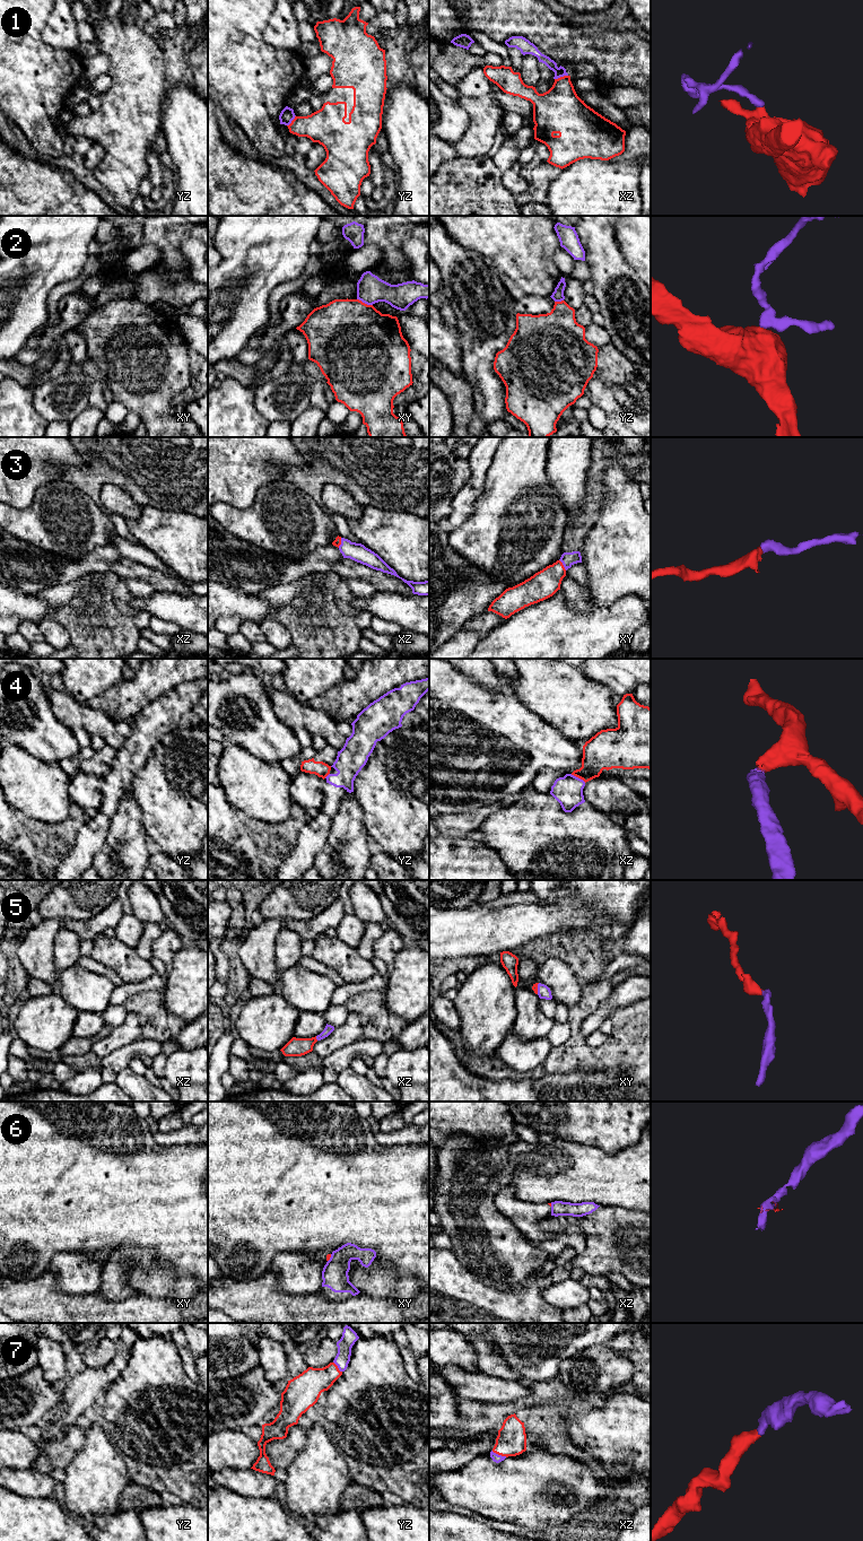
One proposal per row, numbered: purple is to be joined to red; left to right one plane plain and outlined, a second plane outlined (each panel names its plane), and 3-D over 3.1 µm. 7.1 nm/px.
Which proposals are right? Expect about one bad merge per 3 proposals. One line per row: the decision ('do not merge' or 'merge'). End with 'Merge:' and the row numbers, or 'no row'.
1: do not merge
2: do not merge
3: merge
4: do not merge
5: merge
6: do not merge
7: merge
Merge: 3, 5, 7

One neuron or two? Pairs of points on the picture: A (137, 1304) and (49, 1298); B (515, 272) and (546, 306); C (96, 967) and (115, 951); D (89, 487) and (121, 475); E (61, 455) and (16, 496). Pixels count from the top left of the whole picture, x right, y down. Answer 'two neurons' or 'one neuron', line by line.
A: one neuron
B: two neurons
C: two neurons
D: one neuron
E: one neuron

